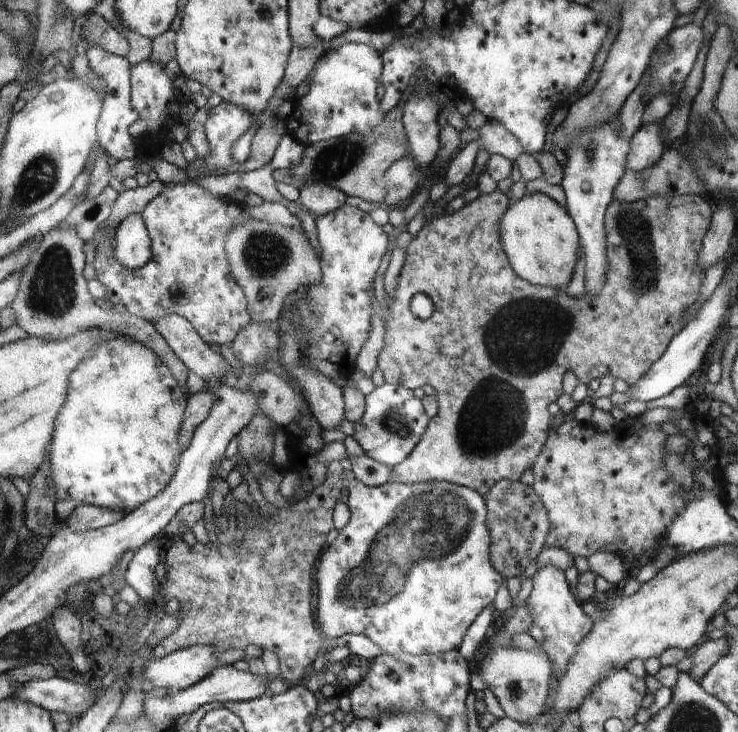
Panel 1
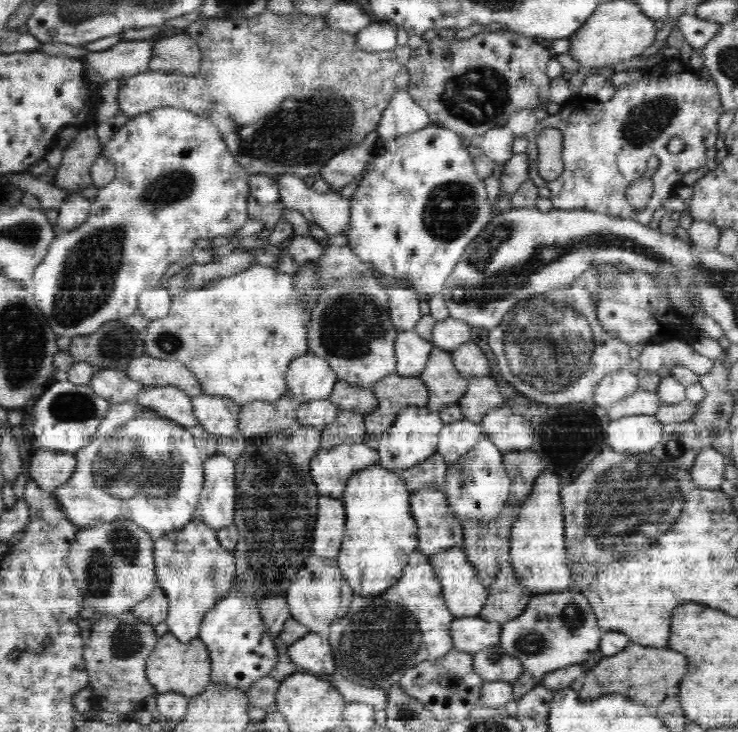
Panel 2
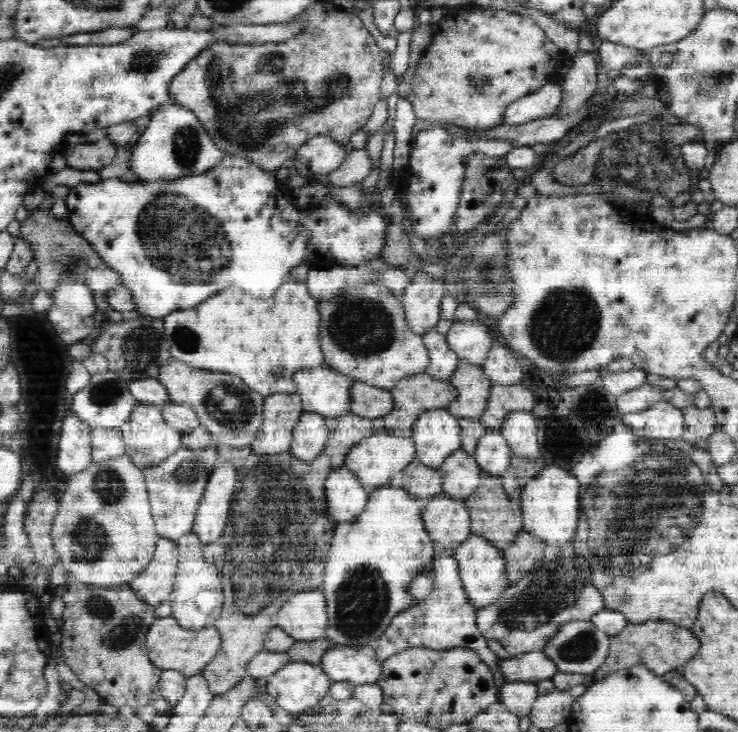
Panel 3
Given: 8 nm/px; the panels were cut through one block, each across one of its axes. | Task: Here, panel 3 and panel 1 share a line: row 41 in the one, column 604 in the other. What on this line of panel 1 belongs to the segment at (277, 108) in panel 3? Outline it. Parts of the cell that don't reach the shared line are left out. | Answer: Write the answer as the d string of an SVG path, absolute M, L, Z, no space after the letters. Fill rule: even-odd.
M495 190L491 194L480 193L475 200L466 203L452 214L446 210L444 214L436 214L434 206L435 203L430 202L430 200L425 204L426 224L415 237L412 237L412 241L405 250L405 262L400 274L398 274L396 292L394 294L386 294L385 292L388 310L384 317L384 345L377 358L377 368L382 370L385 382L394 385L402 385L408 389L420 388L426 384L432 386L436 392L434 396L437 400L438 410L434 418L430 419L430 424L427 426L422 440L415 446L414 452L406 461L392 467L388 483L417 484L418 482L436 480L454 482L460 486L479 491L481 495L487 497L499 481L503 479L519 481L520 474L526 468L534 466L536 456L542 452L543 446L547 444L546 438L549 437L550 414L548 414L546 406L550 402L555 404L562 396L562 376L566 370L572 370L572 373L582 384L588 385L594 378L601 378L601 376L608 374L615 379L622 378L631 387L636 382L643 380L651 370L652 365L666 352L670 342L682 332L684 326L688 324L686 310L690 310L692 306L696 306L700 302L700 290L702 290L705 271L703 264L699 263L699 256L703 252L703 241L711 228L714 205L708 197L697 194L655 196L635 202L613 200L608 205L606 212L608 265L606 284L602 286L602 290L596 296L584 293L576 298L568 296L564 287L556 289L533 285L514 274L514 270L506 258L502 239L502 220L511 205L506 194L500 190ZM416 292L430 296L434 302L434 314L428 320L420 320L420 318L412 316L412 312L408 308L408 304Z

